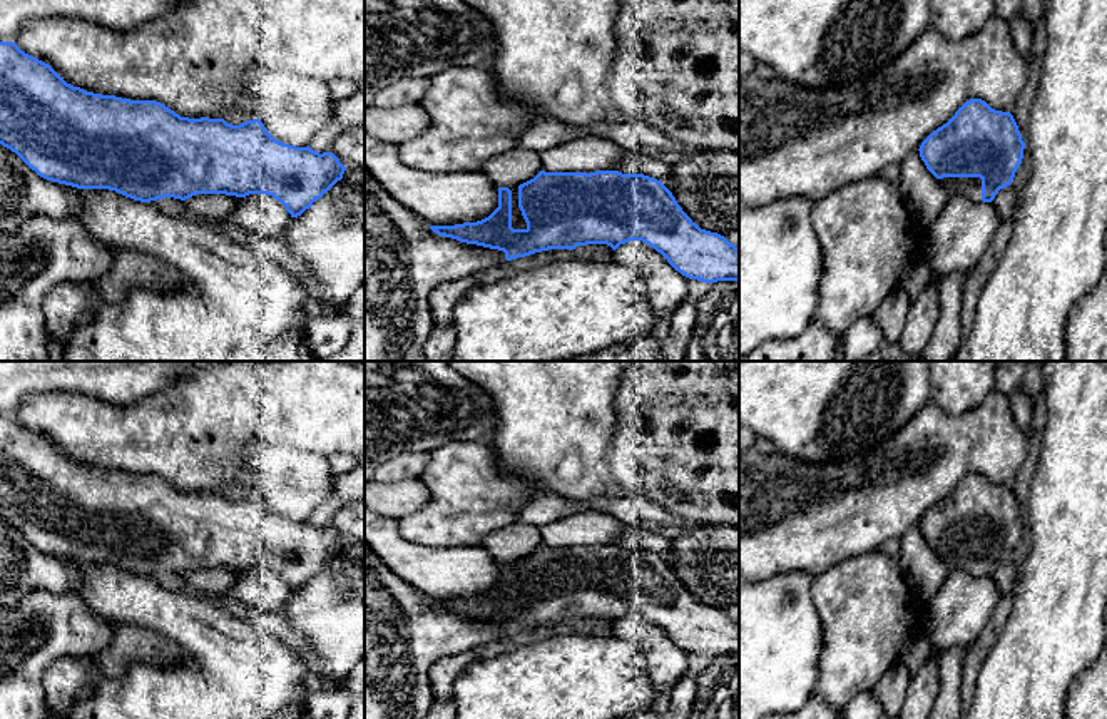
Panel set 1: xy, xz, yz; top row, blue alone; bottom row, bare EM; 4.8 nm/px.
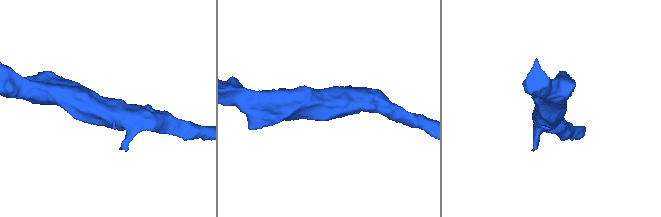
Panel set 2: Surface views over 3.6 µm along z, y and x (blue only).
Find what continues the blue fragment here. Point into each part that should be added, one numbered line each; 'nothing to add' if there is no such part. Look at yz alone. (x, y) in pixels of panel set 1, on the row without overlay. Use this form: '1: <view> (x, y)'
1: yz (970, 562)

